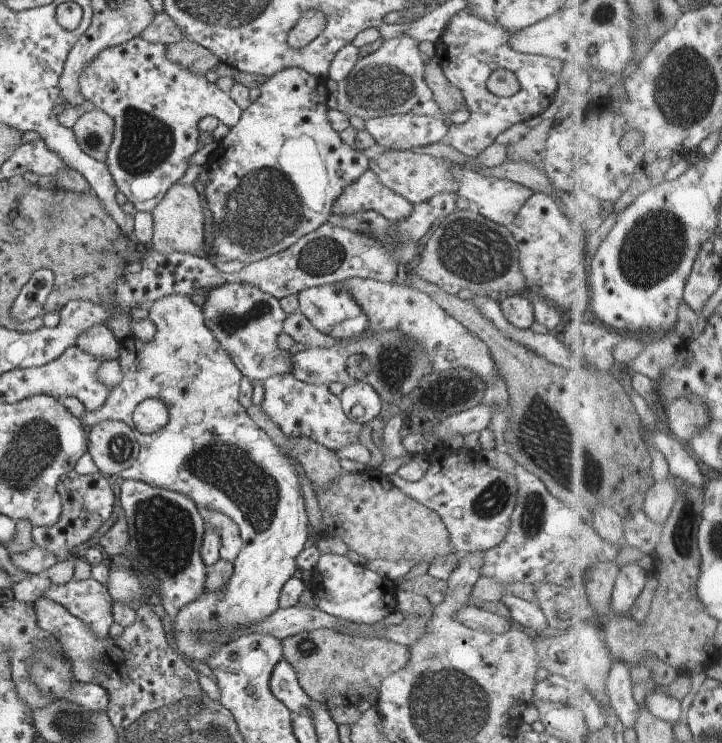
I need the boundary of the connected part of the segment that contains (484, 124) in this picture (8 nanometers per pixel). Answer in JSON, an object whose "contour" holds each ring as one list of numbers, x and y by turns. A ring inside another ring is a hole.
{"contour":[[465,7,461,9,450,18,450,21,446,24,446,28,444,28,444,32,442,32,442,36,434,43,434,58,444,76,446,76,446,79,462,92,465,107,470,112,470,118,464,123,456,124,448,122,448,132,442,138,441,143,454,148,467,157,476,156,478,152,482,152,484,148,488,148,490,144,495,142,498,134,504,132,506,128,510,128,510,126,518,124,520,121,525,122,531,117,543,116,555,98,558,88,568,80,574,78,571,69,562,61,548,56,517,52,514,48,509,48,508,45,512,32,506,31,504,28,499,28,496,24,492,24,492,22,485,22,482,18,479,20,475,18,476,14,470,8],[499,68,509,70,516,76,520,89,514,96,499,98,486,88,489,77]]}

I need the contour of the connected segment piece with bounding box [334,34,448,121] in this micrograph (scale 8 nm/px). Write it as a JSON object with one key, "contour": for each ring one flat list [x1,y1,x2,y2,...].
{"contour":[[408,34,384,40,374,54,358,60,350,74,338,82,338,90,334,94,337,111,348,116,359,116,364,121,368,118,407,113,436,115,437,118,448,121,434,102,432,92,424,81,424,57,419,50,418,40,410,38]]}

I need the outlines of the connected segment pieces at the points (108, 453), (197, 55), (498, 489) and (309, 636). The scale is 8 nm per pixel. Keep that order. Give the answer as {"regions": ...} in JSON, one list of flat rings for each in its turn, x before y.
{"regions":[[[104,420,90,428,90,456,99,472,112,480,134,465,139,450,137,432,128,424]],[[188,38,168,45,166,58,170,58,172,62,178,62,180,66,191,70,194,74,204,76,209,70,216,69,216,66,221,62,214,52,210,52,208,48,197,44,196,41,190,42]],[[438,446,430,458,426,475,418,482,408,482,396,473,388,479,409,498,433,509,450,534,455,553,486,551,498,546,506,537,518,498,518,482,514,472,488,466,487,462,471,460,466,450,453,451]],[[328,628,300,632,295,636,284,639,282,641,282,652,284,660,294,670,303,692,309,699,323,703,328,710,335,708,338,704,350,704,352,700,358,702,358,698,368,701,369,690,381,687,382,680,385,680,386,676,394,675,394,672,399,672,410,662,409,646,402,646,396,644,396,642,374,636,358,638]]]}

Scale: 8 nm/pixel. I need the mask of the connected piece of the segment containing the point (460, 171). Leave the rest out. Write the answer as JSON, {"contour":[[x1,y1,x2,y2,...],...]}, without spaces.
{"contour":[[461,165,453,167,453,173,456,181,459,183,459,190,456,194,470,201,473,208,478,211,481,216,492,220,492,222,509,227,514,223,520,208,526,203,526,200,533,194,532,188,522,187,519,183,508,180,500,180,494,176,483,176,478,172,473,172]]}

